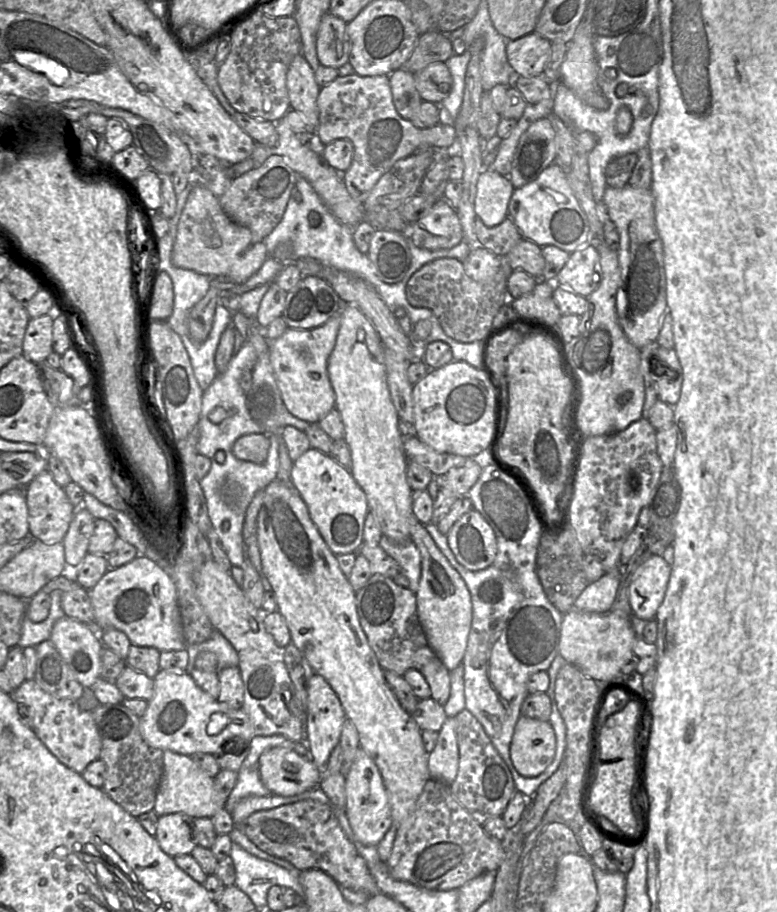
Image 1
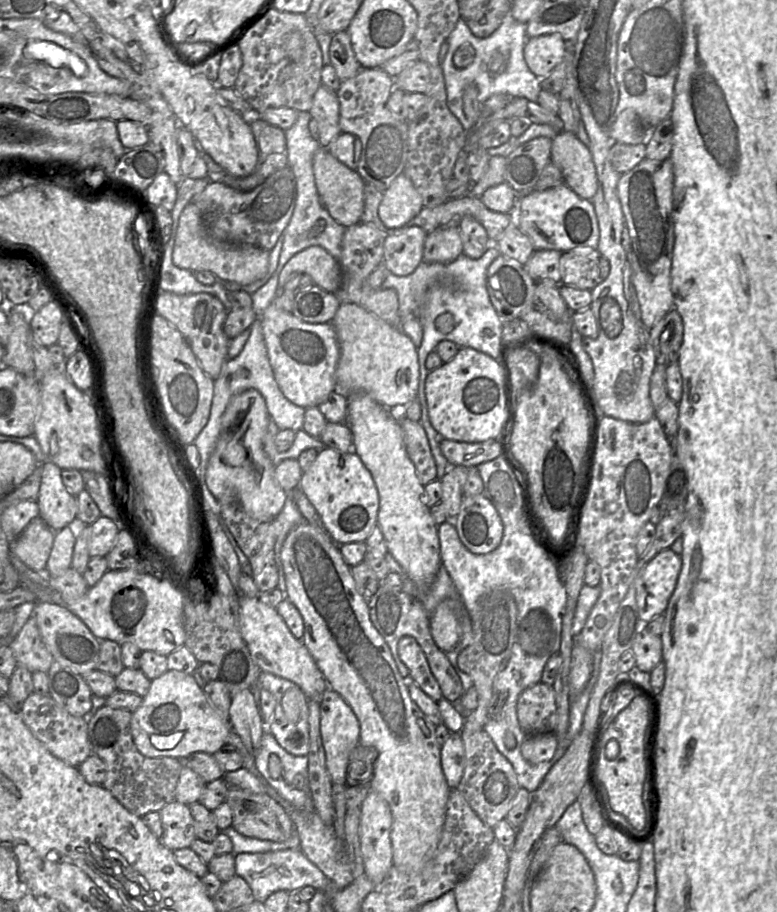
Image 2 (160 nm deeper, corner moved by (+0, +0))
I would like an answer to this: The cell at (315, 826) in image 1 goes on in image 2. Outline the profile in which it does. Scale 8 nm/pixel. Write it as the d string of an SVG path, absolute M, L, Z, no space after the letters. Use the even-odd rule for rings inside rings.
M228 786L226 802L232 811L233 828L245 837L283 842L294 833L289 815L267 794Z

